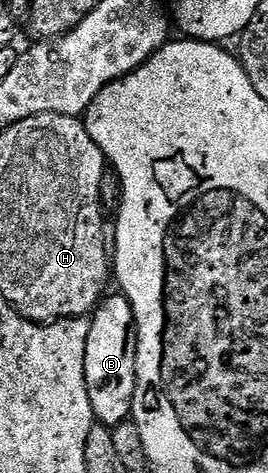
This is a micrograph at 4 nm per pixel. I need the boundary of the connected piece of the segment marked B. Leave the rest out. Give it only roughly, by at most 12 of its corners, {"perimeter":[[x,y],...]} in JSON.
{"perimeter":[[123,293],[90,316],[86,385],[111,429],[132,413],[136,318]]}

